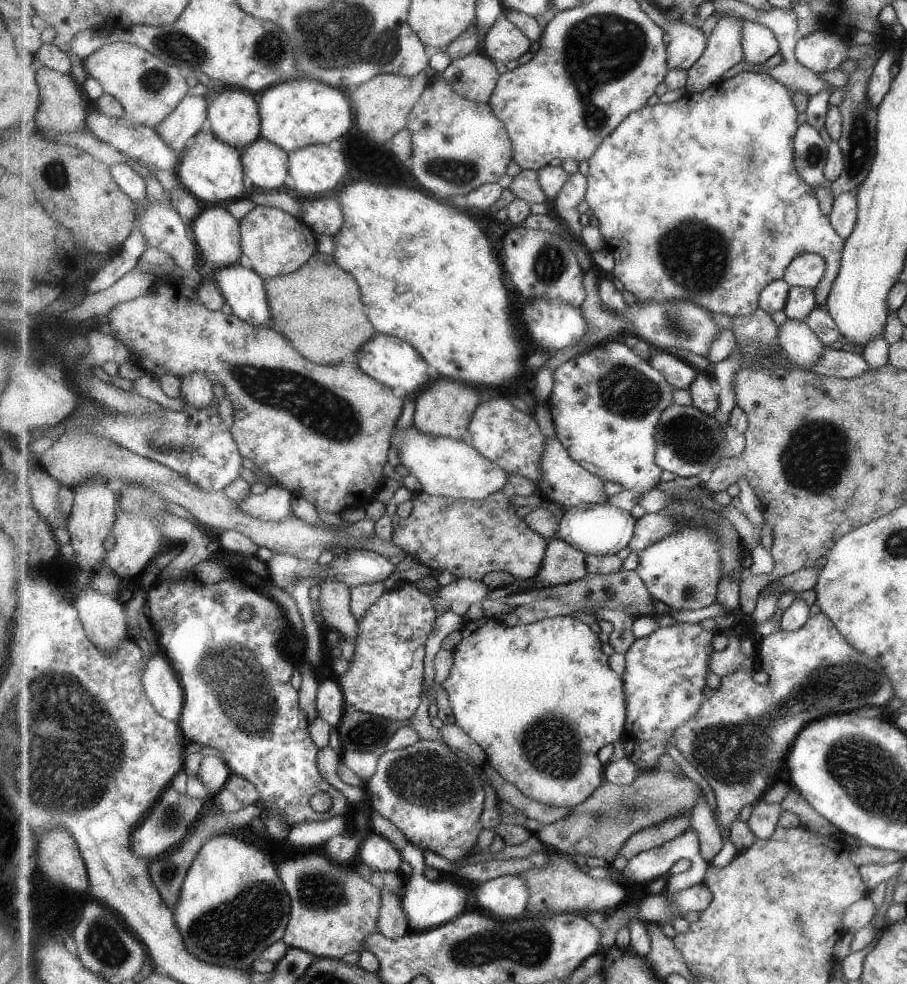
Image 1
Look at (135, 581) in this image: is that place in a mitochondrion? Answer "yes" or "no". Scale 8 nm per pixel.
no

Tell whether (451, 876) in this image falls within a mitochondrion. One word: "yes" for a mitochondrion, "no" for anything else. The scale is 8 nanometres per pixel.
no

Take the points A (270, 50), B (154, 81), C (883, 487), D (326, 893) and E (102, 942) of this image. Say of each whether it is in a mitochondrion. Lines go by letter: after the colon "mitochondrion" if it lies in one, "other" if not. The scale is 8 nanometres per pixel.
A: mitochondrion
B: mitochondrion
C: other
D: mitochondrion
E: mitochondrion

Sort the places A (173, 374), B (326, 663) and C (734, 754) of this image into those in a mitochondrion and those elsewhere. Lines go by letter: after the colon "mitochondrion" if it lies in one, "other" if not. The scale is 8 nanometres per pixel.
A: other
B: other
C: mitochondrion

